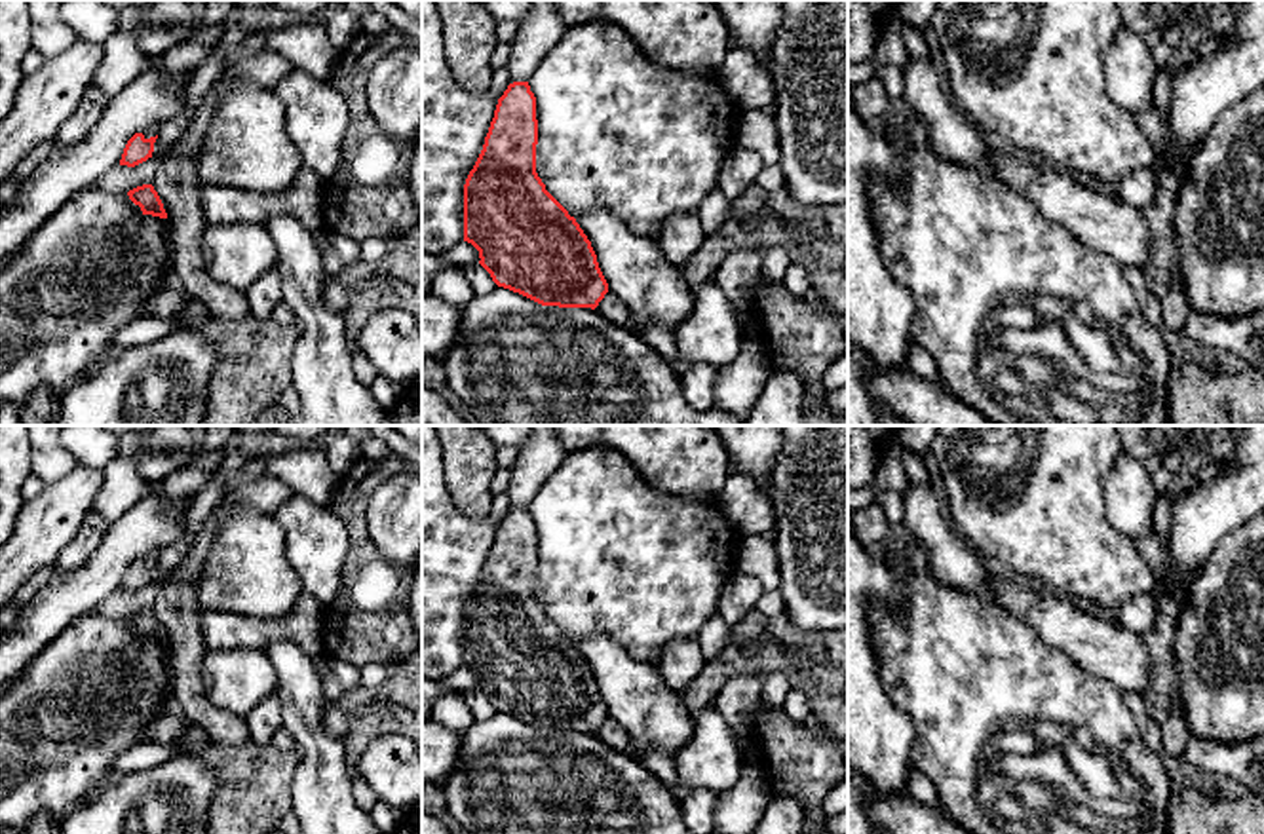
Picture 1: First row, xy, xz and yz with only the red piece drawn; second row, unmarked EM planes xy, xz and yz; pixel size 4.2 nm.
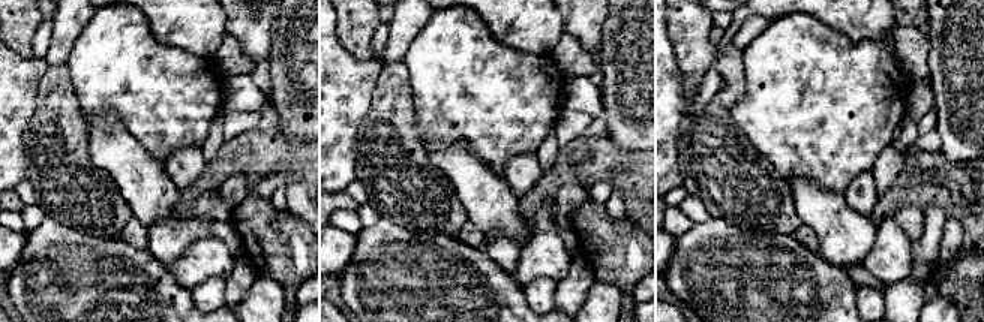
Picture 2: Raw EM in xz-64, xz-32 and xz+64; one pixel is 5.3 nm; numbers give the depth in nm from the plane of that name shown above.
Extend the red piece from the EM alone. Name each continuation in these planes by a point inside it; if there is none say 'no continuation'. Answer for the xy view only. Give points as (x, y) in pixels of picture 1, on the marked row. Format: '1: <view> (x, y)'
no continuation

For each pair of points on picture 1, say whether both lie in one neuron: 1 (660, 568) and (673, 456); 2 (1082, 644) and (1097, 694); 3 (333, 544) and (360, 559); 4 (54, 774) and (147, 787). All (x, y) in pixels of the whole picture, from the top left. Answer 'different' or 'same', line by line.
1: different
2: different
3: different
4: different

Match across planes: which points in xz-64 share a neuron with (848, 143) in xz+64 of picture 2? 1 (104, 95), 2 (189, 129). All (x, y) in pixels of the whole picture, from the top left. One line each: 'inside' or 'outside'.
1: inside
2: inside

